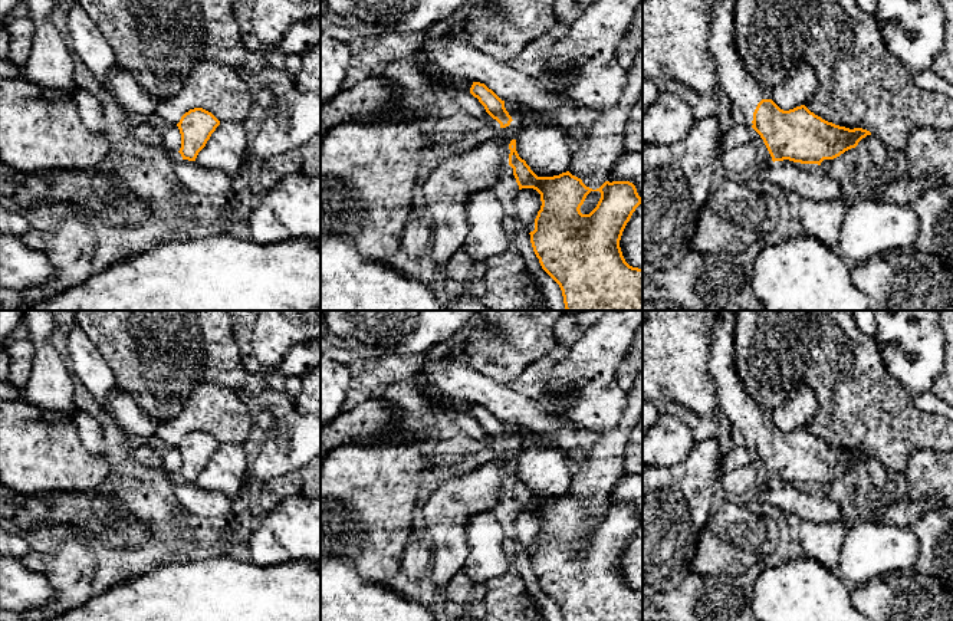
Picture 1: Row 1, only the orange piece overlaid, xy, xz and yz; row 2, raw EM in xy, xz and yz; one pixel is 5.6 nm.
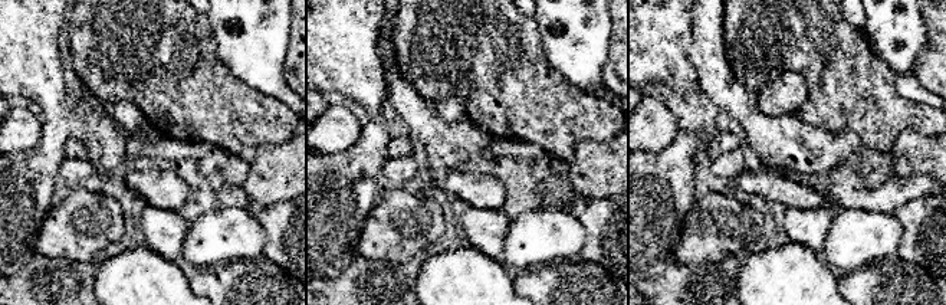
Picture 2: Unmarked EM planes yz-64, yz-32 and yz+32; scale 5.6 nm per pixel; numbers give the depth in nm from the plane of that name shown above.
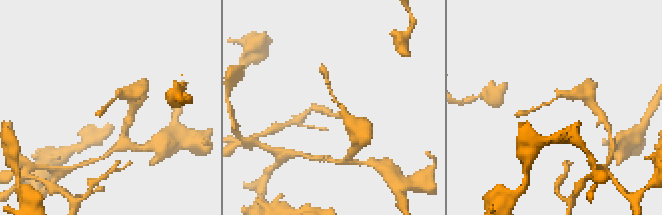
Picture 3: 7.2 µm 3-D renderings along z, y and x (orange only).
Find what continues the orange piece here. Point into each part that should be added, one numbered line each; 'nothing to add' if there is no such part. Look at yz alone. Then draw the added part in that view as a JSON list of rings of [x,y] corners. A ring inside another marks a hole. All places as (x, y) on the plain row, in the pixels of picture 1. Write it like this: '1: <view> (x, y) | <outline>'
1: yz (739, 407) | [[[716,310],[713,342],[709,358],[709,374],[712,375],[719,410],[739,428],[749,444],[762,421],[770,421],[758,402],[745,391],[735,364],[735,310]]]

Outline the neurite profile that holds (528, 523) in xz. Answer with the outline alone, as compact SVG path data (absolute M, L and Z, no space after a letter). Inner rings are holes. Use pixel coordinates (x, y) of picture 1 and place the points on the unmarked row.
M522 510L516 518L516 542L530 555L535 552L535 540L540 532L540 516L533 510Z

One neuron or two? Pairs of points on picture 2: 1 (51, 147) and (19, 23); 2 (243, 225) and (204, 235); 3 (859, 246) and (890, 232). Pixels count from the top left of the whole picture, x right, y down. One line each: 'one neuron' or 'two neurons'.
1: one neuron
2: one neuron
3: one neuron

